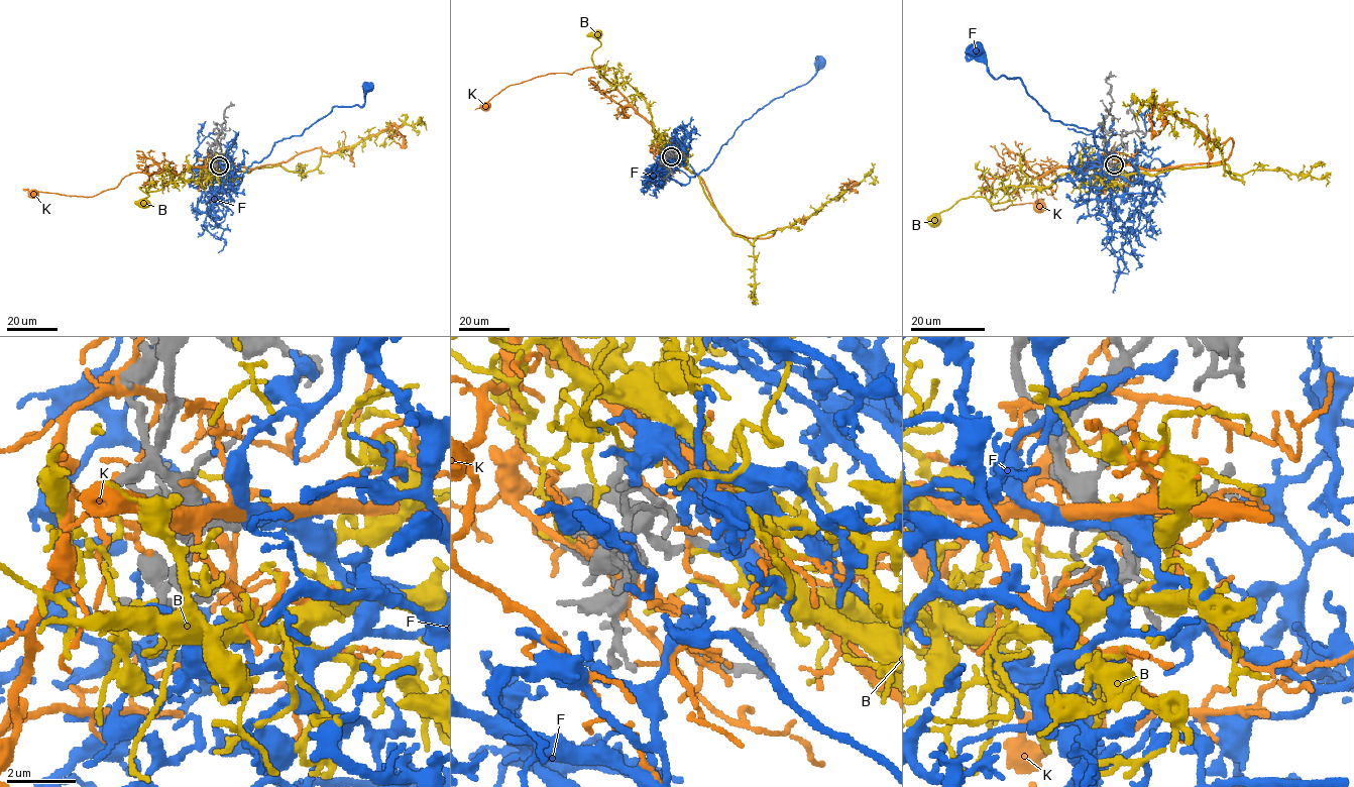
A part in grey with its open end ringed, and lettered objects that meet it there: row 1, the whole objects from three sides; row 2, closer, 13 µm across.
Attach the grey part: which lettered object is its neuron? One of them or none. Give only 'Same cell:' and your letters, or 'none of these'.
Same cell: F

